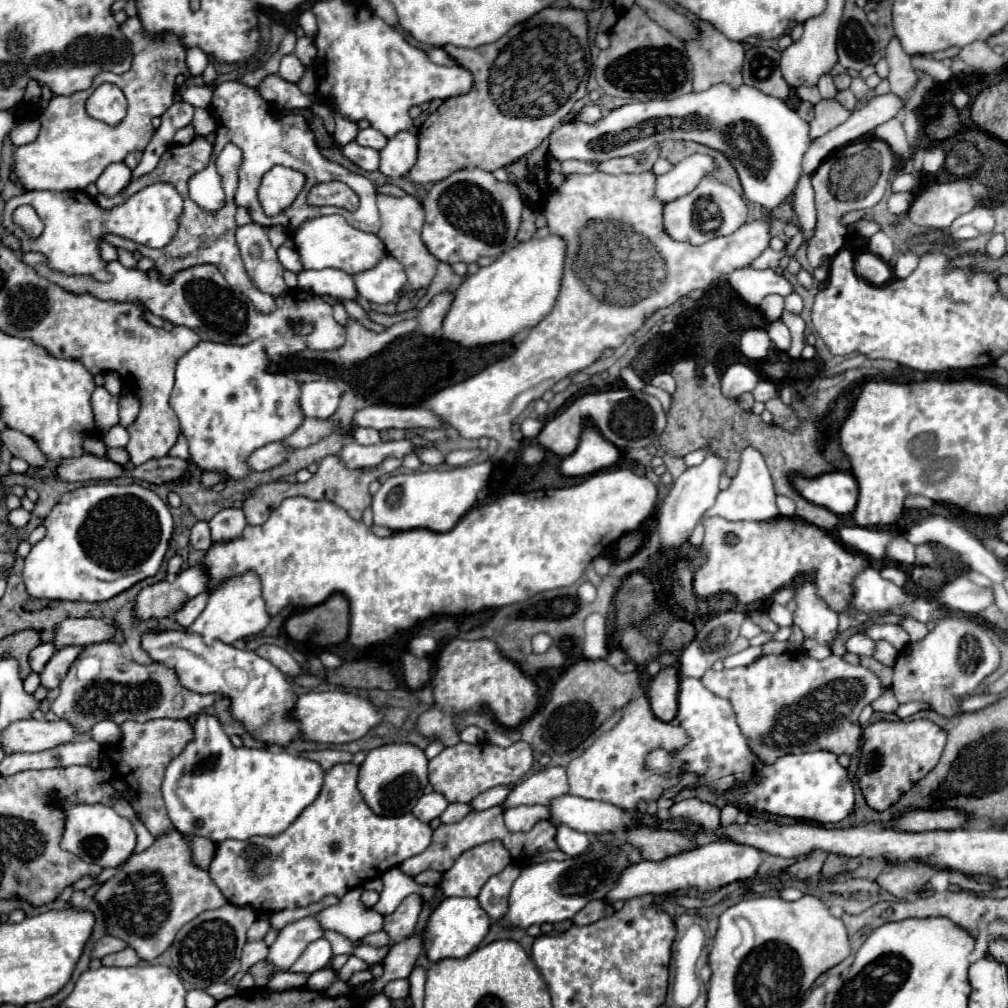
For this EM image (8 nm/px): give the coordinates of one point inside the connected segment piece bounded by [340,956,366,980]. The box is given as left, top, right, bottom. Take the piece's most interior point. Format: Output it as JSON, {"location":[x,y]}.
{"location":[354,964]}

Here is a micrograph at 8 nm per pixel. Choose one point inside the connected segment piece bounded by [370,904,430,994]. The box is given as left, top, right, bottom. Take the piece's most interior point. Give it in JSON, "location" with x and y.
{"location":[398,964]}

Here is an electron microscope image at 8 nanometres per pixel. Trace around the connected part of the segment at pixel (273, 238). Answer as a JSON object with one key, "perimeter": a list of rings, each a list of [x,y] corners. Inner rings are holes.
{"perimeter":[[[270,226],[268,228],[268,236],[270,236],[270,242],[272,242],[274,248],[282,246],[284,240],[288,238],[288,234],[286,234],[286,230],[282,230],[282,226]]]}

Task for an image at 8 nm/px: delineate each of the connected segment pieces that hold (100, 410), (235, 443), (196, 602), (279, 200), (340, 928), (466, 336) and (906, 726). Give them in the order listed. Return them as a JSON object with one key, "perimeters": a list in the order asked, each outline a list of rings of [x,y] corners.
{"perimeters":[[[[96,386],[90,404],[94,410],[94,432],[98,436],[104,436],[106,430],[118,424],[118,408],[120,408],[120,398],[124,398],[128,392],[122,390],[120,396],[112,396],[104,386]]],[[[254,340],[246,346],[230,346],[230,344],[220,344],[220,342],[200,342],[196,344],[192,350],[188,350],[182,358],[178,358],[176,362],[176,384],[174,384],[174,390],[172,390],[172,398],[170,398],[170,406],[172,410],[176,412],[178,420],[180,420],[180,428],[182,428],[182,434],[188,438],[190,442],[190,460],[200,468],[200,470],[206,470],[206,472],[220,472],[226,480],[244,480],[250,472],[250,466],[248,466],[248,458],[254,450],[270,444],[270,442],[280,442],[284,438],[288,438],[290,434],[294,434],[294,430],[298,430],[298,426],[302,426],[304,422],[304,414],[302,414],[302,408],[298,406],[298,398],[300,398],[300,384],[296,382],[296,378],[292,374],[272,374],[268,372],[268,356],[266,356],[266,346],[262,340]]],[[[202,592],[202,594],[190,598],[190,600],[176,612],[176,622],[178,622],[180,626],[188,628],[188,626],[200,616],[200,612],[202,612],[204,606],[206,606],[206,602],[208,602],[208,592]]],[[[274,166],[260,184],[258,196],[262,202],[262,208],[268,216],[274,216],[282,212],[286,206],[290,206],[300,190],[304,188],[304,174],[286,166]]],[[[362,888],[348,890],[344,898],[336,906],[328,906],[314,914],[324,930],[336,930],[344,936],[348,936],[352,942],[358,942],[360,938],[382,930],[384,916],[368,910],[360,904]]],[[[556,234],[544,238],[534,236],[500,254],[490,266],[466,276],[454,292],[454,302],[442,324],[442,336],[464,346],[498,344],[514,338],[524,328],[536,326],[552,310],[558,298],[564,258],[566,240]]],[[[878,720],[864,728],[858,768],[854,772],[858,788],[874,810],[888,810],[900,796],[924,778],[940,760],[946,746],[946,730],[936,722],[920,720]]]]}

